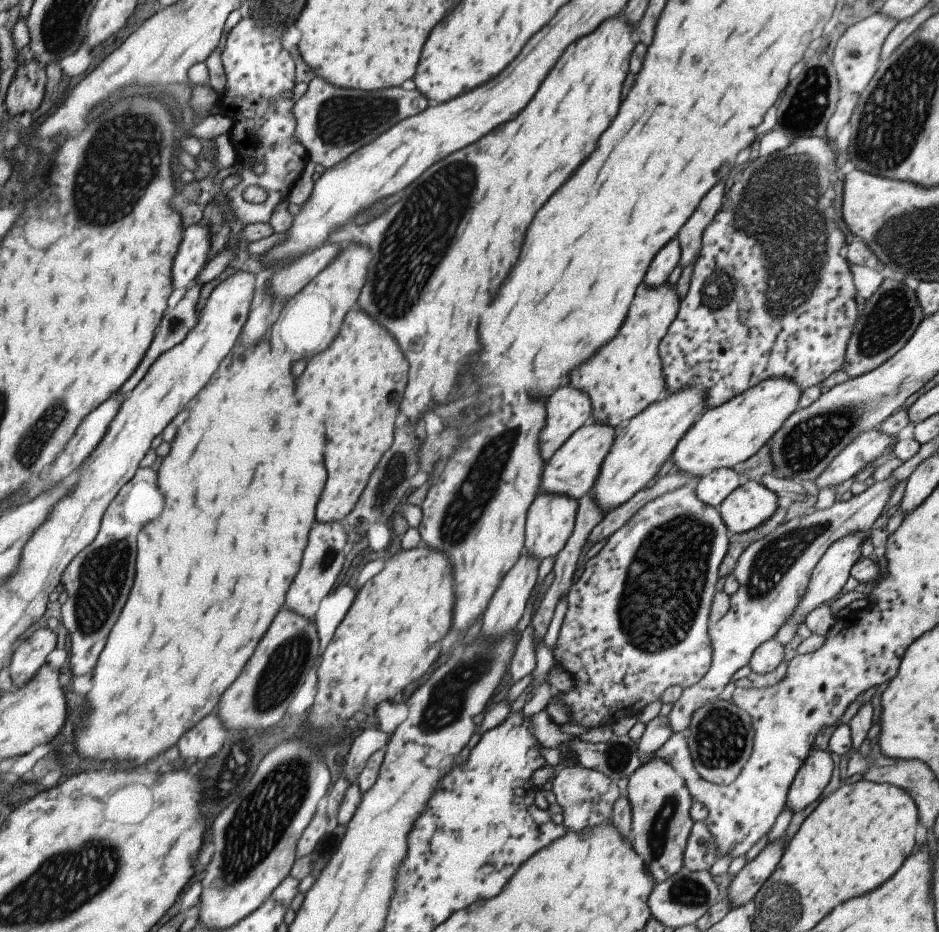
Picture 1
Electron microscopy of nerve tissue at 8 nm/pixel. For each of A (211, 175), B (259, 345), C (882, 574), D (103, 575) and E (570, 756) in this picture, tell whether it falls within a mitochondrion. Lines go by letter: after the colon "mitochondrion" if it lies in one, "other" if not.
A: other
B: other
C: other
D: mitochondrion
E: other

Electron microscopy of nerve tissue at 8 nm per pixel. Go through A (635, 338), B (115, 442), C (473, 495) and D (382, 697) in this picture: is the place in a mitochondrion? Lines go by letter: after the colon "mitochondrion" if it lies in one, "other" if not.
A: other
B: other
C: mitochondrion
D: other

